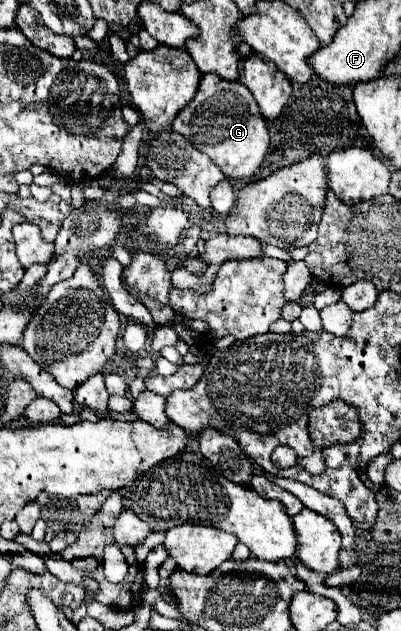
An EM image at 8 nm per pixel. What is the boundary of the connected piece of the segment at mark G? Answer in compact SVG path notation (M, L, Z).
M204 74L200 78L194 100L186 104L184 110L180 110L172 130L180 132L188 142L192 142L196 150L210 156L210 160L226 174L226 178L236 180L256 174L270 144L266 122L250 90L238 80L228 82L212 74Z

